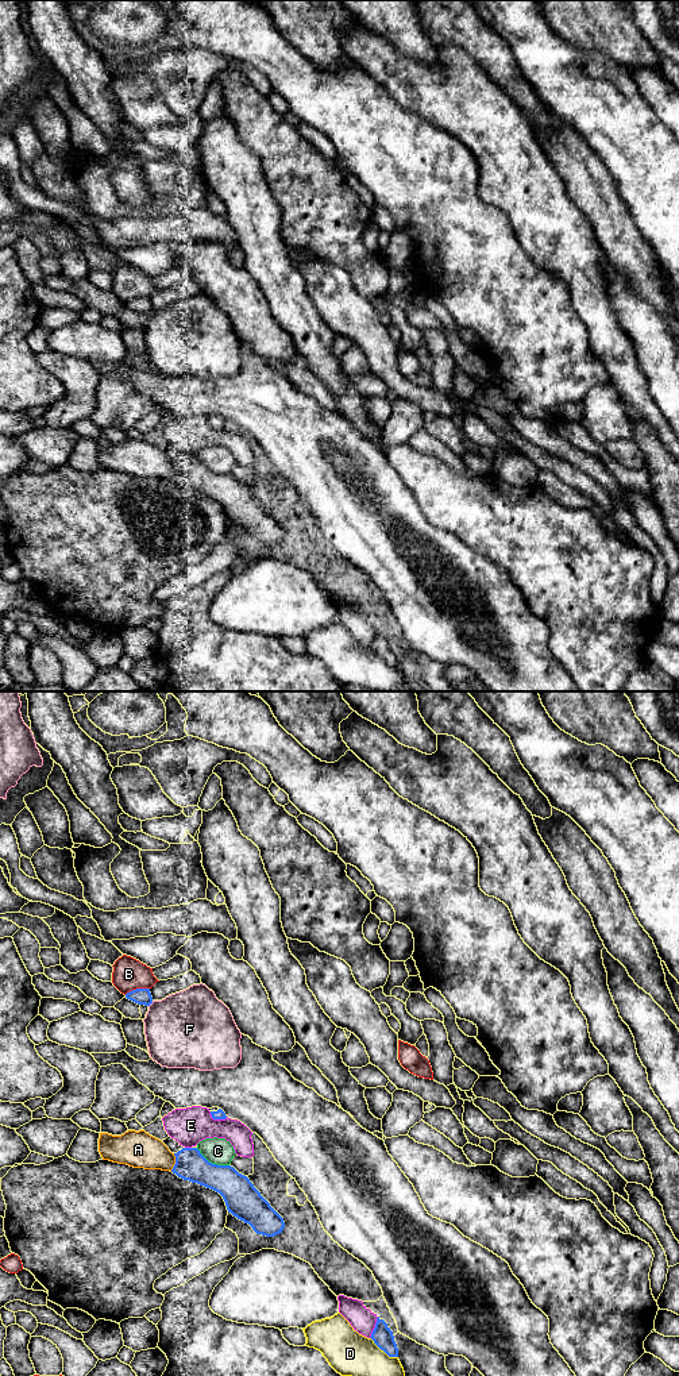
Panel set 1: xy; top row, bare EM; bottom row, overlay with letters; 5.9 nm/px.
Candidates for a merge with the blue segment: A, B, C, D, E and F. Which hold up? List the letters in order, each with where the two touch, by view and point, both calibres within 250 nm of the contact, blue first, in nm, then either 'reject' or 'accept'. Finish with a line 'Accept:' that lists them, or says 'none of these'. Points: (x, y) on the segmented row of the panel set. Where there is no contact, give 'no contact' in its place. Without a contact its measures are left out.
A: xy (176, 1163) | 180/220 nm | reject
B: xy (137, 989) | 100/190 nm | reject
C: xy (211, 1163) | 200/160 nm | reject
D: xy (384, 1351) | 120/260 nm | reject
E: xy (218, 1118) | 60/220 nm | reject
F: xy (151, 1002) | 100/440 nm | reject
Accept: none of these

